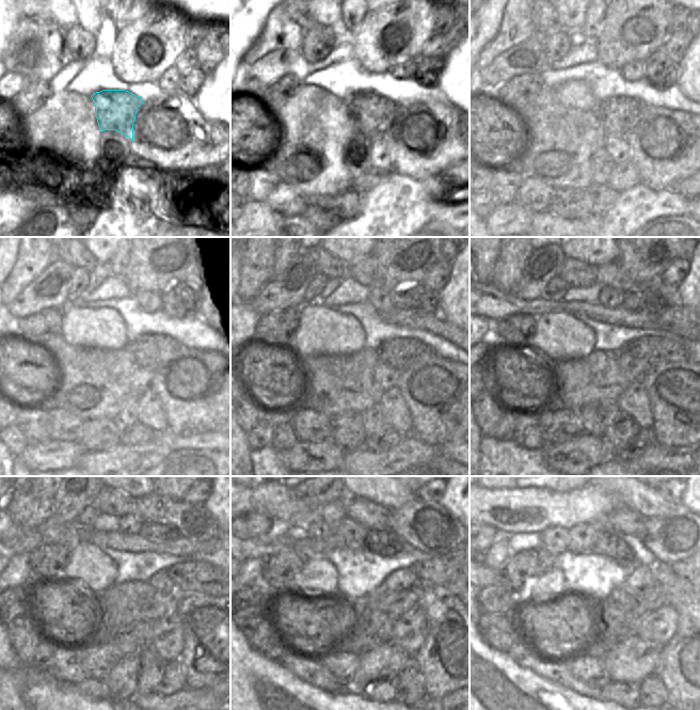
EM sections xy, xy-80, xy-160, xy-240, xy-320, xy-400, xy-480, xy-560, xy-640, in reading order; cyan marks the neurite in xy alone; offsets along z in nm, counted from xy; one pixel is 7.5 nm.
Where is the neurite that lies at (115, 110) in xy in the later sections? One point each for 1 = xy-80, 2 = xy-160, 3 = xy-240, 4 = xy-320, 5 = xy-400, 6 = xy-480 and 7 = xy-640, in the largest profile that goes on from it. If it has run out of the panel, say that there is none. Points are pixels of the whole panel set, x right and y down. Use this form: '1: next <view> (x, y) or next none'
1: next xy-80 (371, 112)
2: next xy-160 (618, 114)
3: next xy-240 (152, 352)
4: next xy-320 (397, 352)
5: next xy-400 (651, 349)
6: next xy-480 (188, 579)
7: next xy-640 (686, 568)

